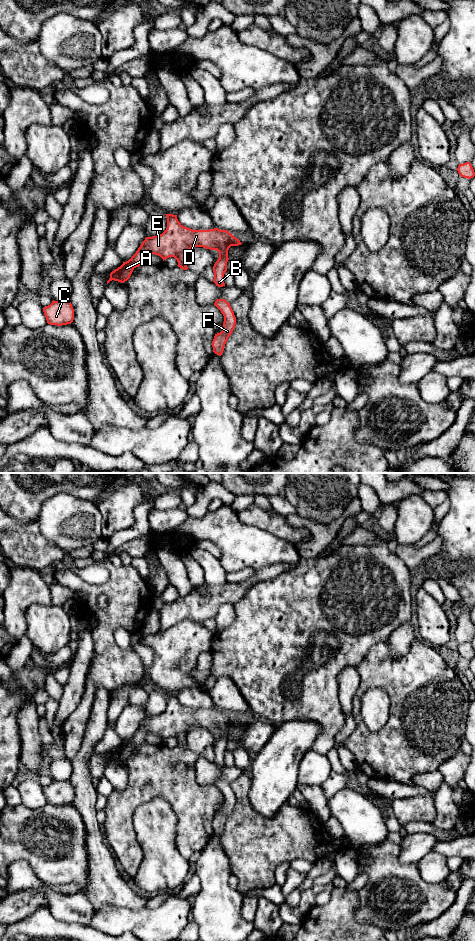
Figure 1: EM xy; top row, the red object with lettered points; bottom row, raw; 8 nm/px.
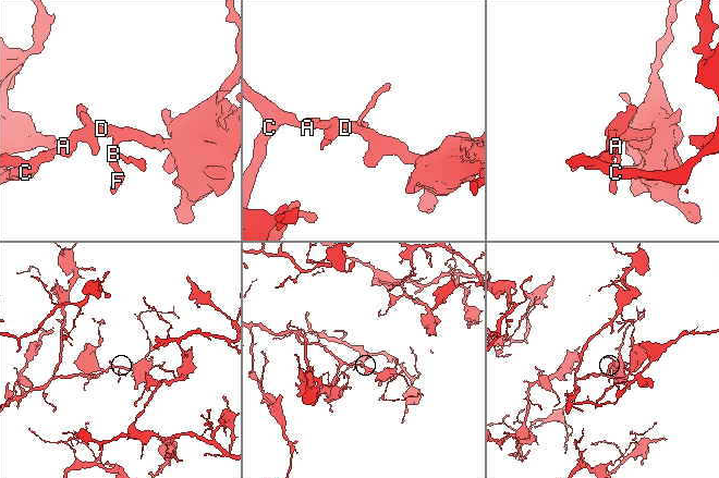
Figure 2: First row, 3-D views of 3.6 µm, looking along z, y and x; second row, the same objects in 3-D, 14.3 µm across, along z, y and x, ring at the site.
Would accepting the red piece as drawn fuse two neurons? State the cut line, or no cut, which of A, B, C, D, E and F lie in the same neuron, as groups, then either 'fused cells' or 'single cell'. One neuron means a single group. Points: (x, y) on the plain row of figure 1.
no cut; A B C D E F; single cell

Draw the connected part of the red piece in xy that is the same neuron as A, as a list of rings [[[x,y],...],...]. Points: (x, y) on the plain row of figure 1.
[[[165,694],[167,697],[166,710],[158,715],[146,717],[136,733],[126,742],[110,753],[107,764],[114,760],[121,763],[127,761],[136,747],[146,743],[148,734],[160,736],[163,741],[174,737],[178,747],[187,750],[186,735],[193,727],[203,727],[217,730],[219,738],[213,746],[213,762],[218,767],[225,766],[224,754],[227,751],[228,730],[231,726],[242,723],[227,710],[218,708],[209,710],[193,710],[184,707],[177,699],[177,695]]]

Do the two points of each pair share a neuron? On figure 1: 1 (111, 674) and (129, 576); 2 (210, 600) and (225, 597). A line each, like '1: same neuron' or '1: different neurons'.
1: same neuron
2: same neuron

